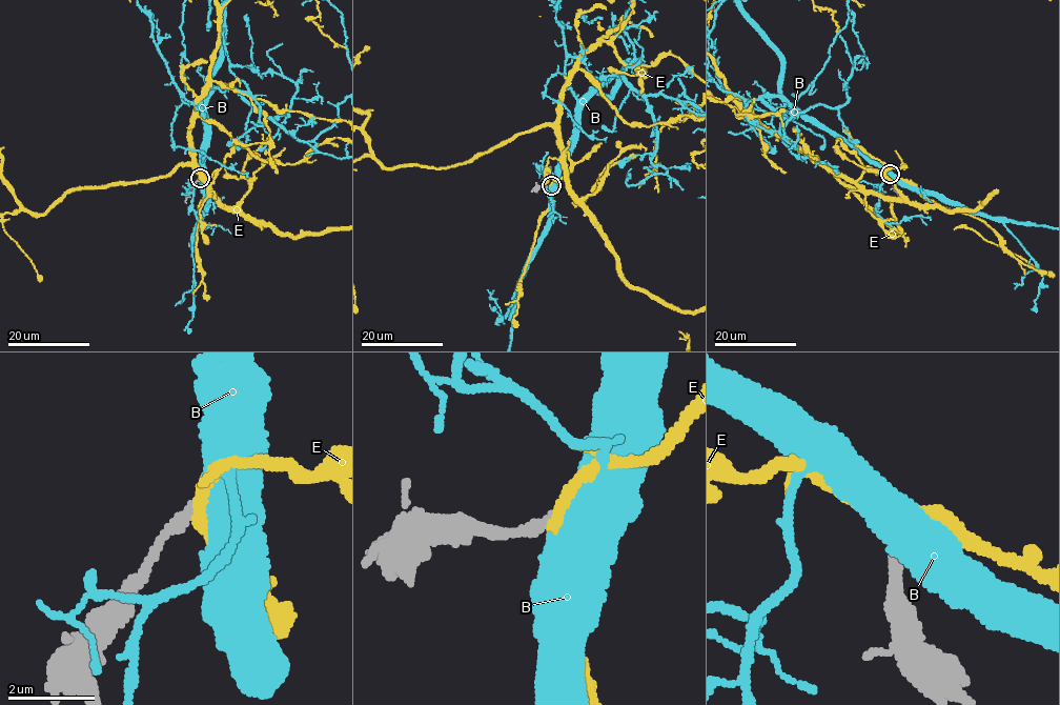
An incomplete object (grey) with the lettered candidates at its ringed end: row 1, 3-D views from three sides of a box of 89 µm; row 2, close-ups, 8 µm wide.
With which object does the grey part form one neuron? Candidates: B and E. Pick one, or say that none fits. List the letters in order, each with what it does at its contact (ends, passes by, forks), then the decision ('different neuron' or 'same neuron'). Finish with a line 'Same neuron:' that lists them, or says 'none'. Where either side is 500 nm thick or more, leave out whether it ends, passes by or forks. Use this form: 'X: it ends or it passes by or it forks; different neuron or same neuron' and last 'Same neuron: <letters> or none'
B: different neuron
E: it passes by; different neuron
Same neuron: none

